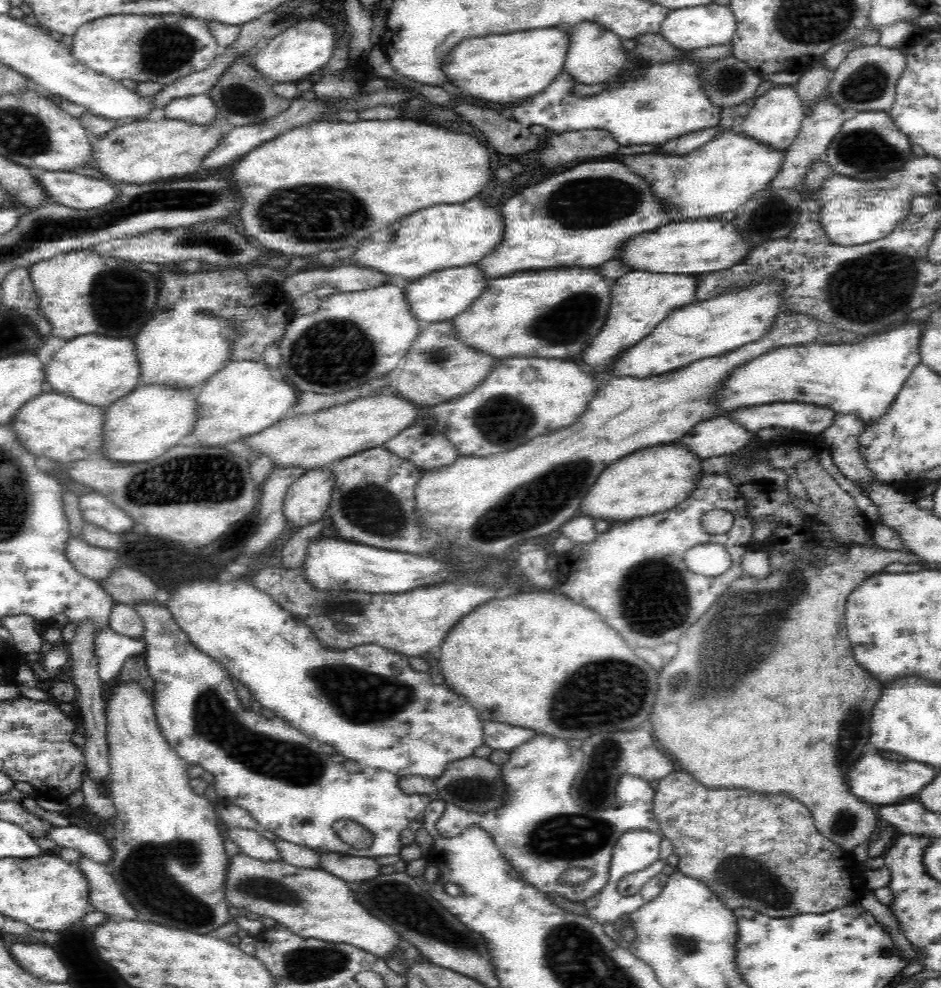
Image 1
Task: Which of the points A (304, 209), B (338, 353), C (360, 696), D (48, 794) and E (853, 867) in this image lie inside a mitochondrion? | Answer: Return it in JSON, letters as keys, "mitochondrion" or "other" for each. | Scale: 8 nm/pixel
{"A":"mitochondrion","B":"mitochondrion","C":"mitochondrion","D":"other","E":"other"}

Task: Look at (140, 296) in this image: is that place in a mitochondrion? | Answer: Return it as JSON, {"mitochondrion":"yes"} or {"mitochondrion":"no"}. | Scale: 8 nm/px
{"mitochondrion":"no"}

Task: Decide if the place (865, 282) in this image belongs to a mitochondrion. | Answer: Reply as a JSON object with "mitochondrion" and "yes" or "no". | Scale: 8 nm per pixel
{"mitochondrion":"yes"}

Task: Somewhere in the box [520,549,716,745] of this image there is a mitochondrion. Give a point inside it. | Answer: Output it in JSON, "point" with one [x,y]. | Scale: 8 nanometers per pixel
{"point":[651,591]}

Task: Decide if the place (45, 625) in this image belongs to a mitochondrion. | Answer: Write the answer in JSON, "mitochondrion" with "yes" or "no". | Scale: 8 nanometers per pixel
{"mitochondrion":"no"}

